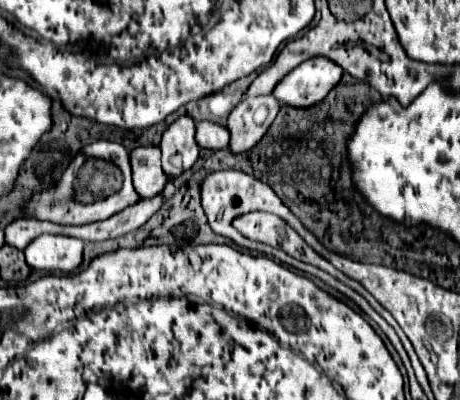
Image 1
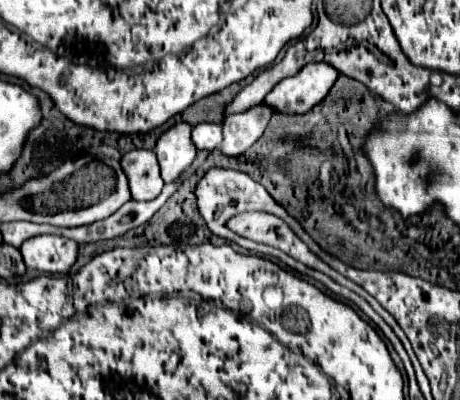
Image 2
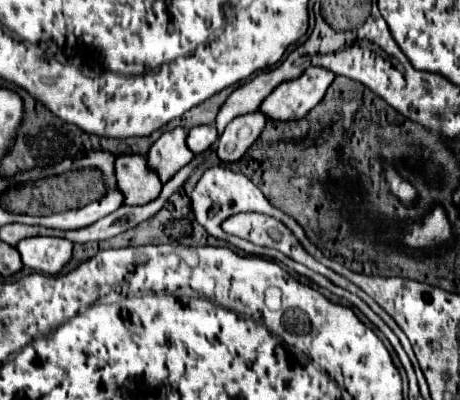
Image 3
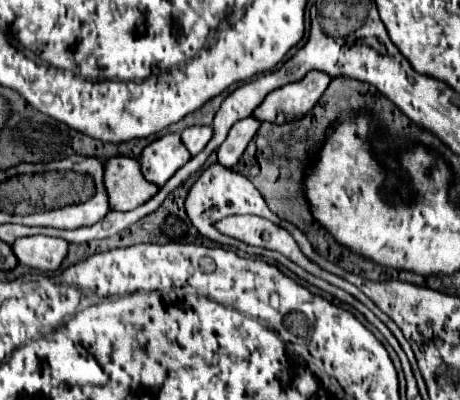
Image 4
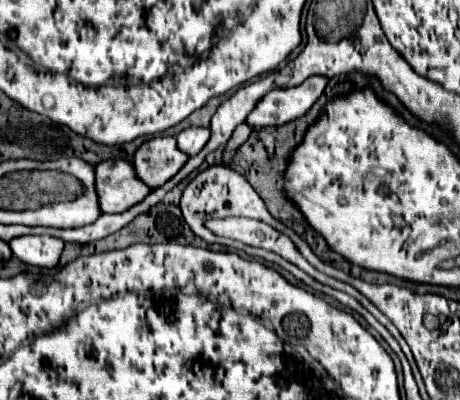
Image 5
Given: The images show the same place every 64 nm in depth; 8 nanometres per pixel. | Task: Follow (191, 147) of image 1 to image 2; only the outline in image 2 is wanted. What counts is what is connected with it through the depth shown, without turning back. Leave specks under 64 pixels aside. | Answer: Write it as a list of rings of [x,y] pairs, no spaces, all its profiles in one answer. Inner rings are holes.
[[[178,122],[168,128],[156,144],[156,154],[160,160],[160,170],[164,182],[174,182],[196,158],[196,146],[190,138],[192,126],[188,122]]]

